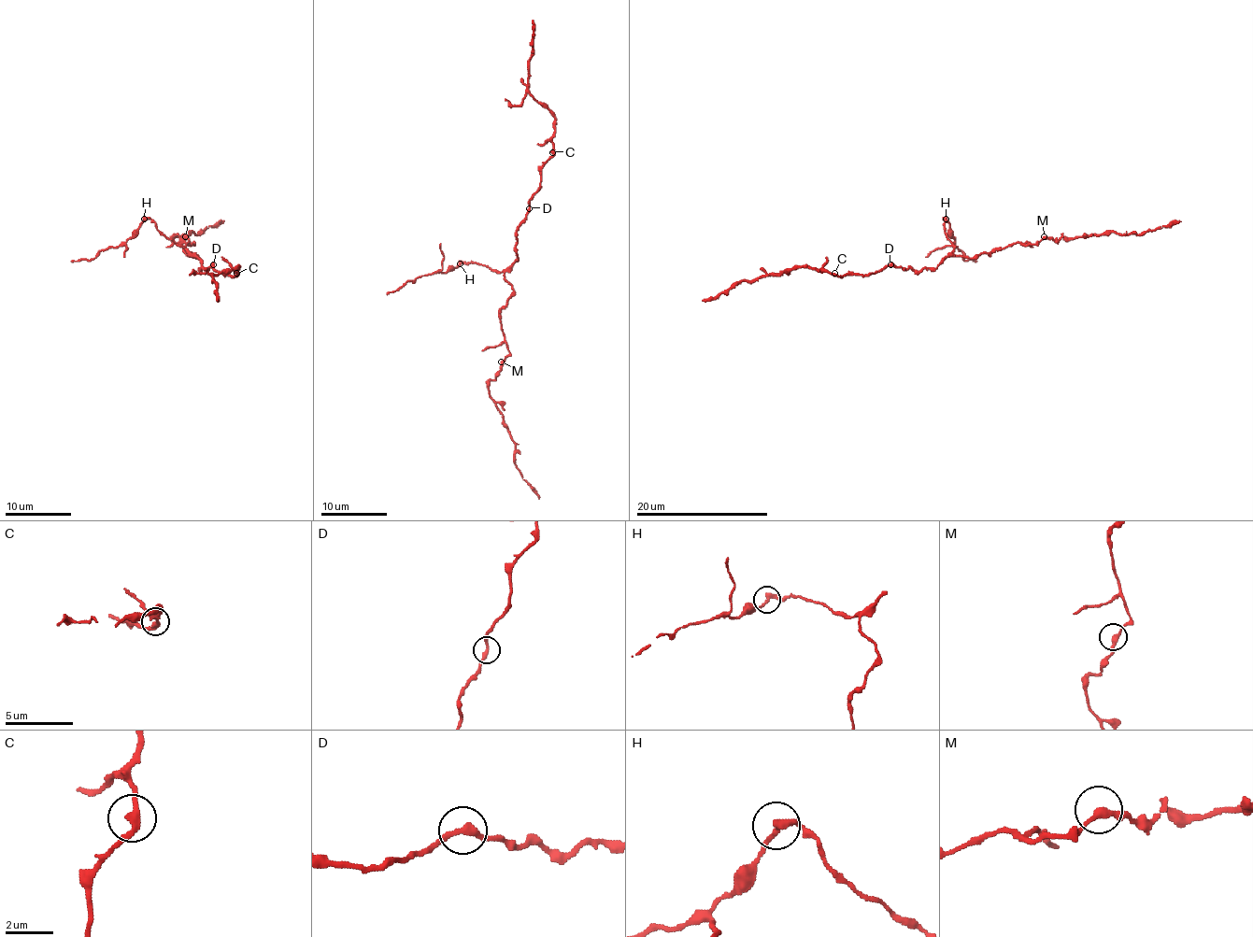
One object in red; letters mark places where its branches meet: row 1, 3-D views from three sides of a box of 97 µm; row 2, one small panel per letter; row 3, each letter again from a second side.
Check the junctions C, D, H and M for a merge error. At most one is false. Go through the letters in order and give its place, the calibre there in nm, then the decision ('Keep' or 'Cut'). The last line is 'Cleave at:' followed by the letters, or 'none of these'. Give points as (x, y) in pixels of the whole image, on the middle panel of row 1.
C: Place: (552, 152). Thickness 280 nm. Keep
D: Place: (529, 208). Thickness 280 nm. Keep
H: Place: (460, 263). Thickness 280 nm. Cut
M: Place: (501, 362). Thickness 280 nm. Keep
Cleave at: H

